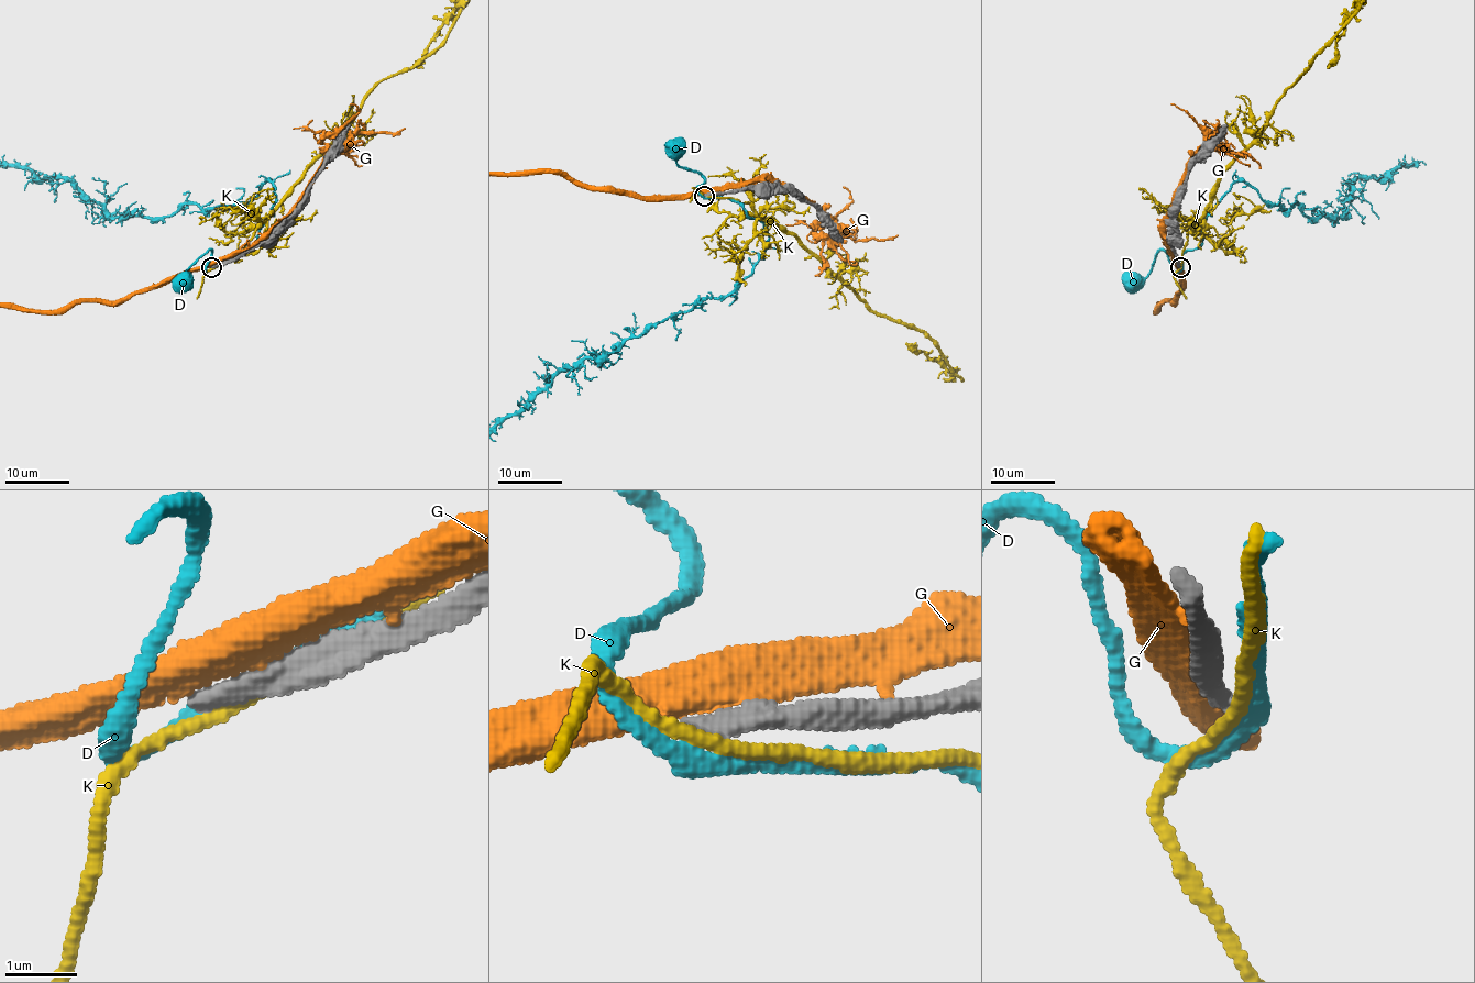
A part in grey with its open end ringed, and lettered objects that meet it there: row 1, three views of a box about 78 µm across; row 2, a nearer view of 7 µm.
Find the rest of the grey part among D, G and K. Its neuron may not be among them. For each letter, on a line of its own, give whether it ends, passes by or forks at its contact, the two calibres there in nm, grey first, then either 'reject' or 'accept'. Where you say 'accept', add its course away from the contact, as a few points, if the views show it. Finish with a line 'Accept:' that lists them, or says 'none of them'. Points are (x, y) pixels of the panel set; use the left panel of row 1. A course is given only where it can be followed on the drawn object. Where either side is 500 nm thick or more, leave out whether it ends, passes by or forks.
D: it passes by | 320/260 nm | reject
G: 480/500 nm | reject
K: it passes by | 360/190 nm | reject
Accept: none of them

